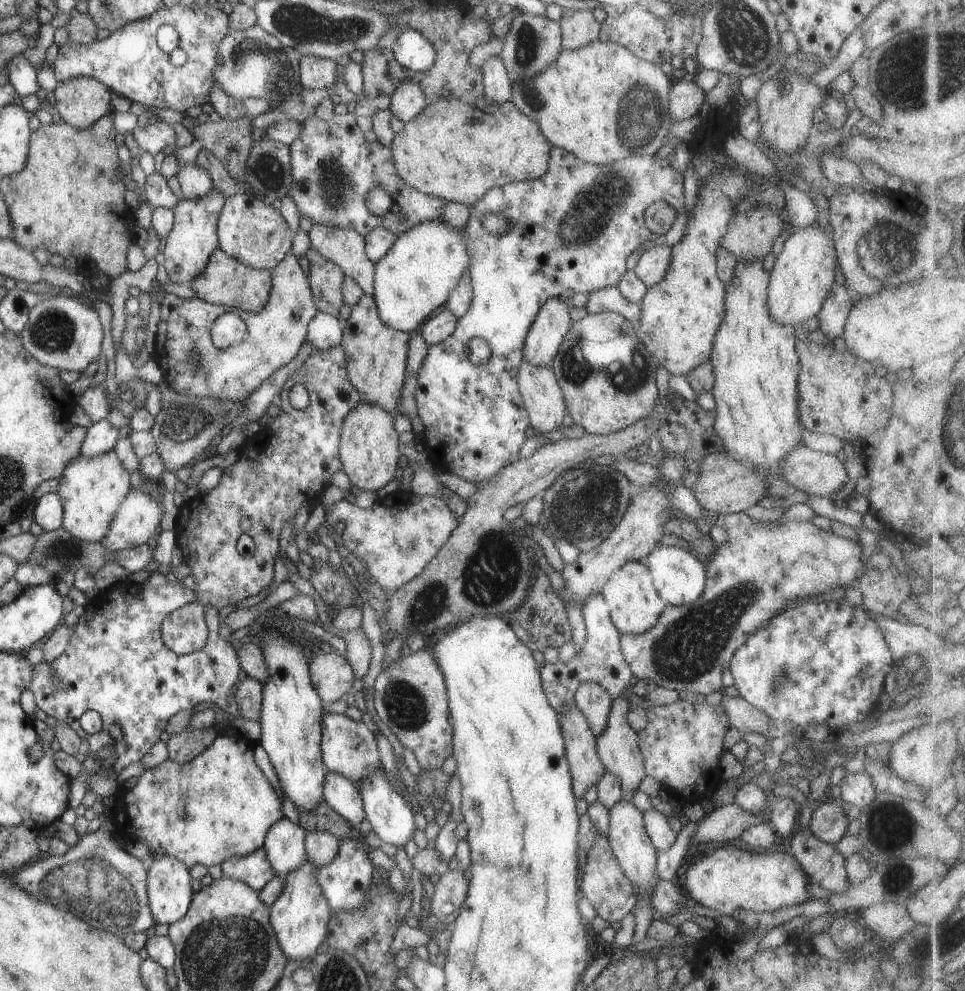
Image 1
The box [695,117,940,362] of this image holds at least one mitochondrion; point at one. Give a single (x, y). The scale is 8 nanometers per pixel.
(884, 253)

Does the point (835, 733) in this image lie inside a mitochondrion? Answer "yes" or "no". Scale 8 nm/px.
no

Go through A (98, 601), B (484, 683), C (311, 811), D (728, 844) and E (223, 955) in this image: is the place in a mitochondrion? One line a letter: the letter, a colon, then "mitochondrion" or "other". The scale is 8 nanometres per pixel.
A: other
B: other
C: other
D: other
E: mitochondrion

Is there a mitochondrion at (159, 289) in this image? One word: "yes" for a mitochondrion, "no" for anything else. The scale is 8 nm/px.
no

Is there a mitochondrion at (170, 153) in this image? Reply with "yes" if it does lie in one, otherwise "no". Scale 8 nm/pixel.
no

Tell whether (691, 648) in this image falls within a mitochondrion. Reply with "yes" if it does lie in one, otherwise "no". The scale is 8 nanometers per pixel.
yes

